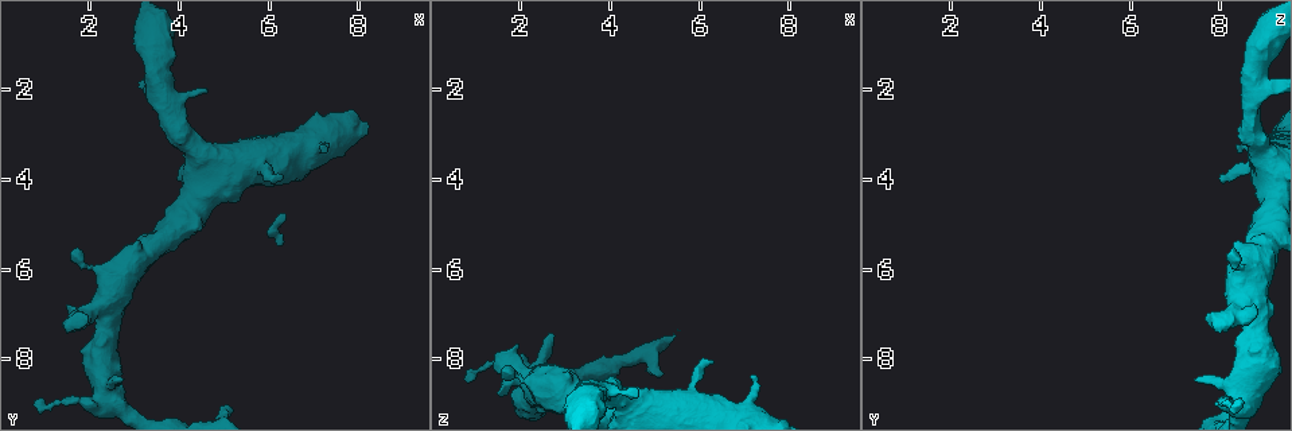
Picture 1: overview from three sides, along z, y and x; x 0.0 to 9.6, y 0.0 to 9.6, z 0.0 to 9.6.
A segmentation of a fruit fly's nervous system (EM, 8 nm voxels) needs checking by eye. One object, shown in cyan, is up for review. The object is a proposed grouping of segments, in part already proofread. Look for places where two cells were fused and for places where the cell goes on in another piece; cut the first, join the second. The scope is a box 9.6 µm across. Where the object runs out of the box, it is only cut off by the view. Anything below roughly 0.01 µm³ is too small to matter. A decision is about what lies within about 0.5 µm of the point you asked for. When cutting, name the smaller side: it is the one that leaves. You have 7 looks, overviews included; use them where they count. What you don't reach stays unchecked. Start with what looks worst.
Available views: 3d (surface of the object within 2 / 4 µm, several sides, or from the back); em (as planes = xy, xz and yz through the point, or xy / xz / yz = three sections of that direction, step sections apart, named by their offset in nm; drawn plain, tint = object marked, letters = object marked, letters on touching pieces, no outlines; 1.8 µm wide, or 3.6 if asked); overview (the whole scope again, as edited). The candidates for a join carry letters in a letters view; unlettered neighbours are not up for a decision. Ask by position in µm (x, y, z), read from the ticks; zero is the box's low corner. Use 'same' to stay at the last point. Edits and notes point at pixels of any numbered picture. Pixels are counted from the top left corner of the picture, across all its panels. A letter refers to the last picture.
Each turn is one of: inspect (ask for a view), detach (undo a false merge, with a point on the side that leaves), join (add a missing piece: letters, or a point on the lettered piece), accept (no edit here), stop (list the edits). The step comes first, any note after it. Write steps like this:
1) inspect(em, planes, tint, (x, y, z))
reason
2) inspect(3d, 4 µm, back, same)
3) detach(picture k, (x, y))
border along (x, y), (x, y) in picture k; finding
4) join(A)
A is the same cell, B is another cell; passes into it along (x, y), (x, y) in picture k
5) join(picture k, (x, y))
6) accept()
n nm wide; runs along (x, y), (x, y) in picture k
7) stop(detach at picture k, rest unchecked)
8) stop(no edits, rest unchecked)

inspect(3d, 2 µm, (0.75, 9.05, 8.45))
an open end

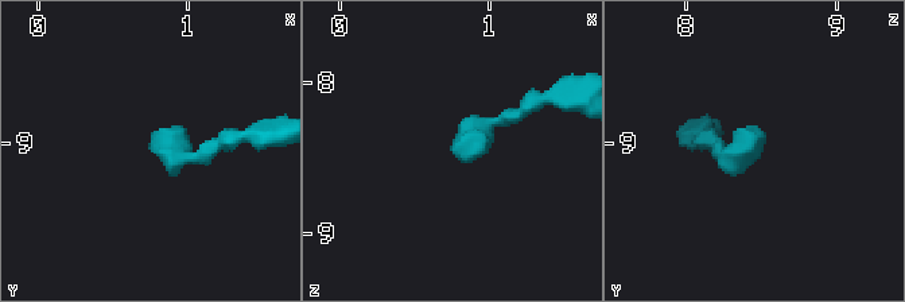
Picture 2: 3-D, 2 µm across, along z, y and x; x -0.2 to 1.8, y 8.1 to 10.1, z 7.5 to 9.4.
inspect(em, yz, step 8, letters, (0.74, 9.02, 8.44))
now the EM

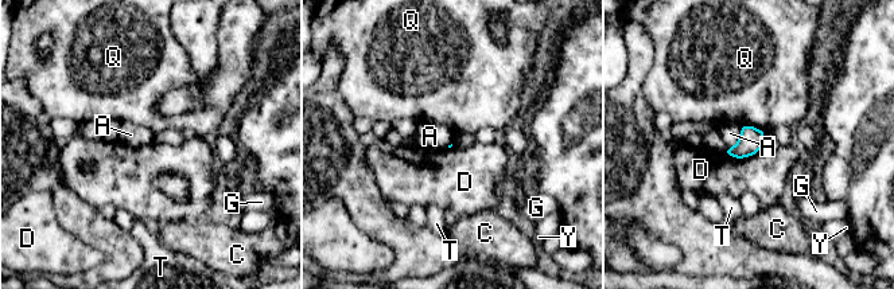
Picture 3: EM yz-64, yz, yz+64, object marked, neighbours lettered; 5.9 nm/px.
inspect(em, planes, letters, same)

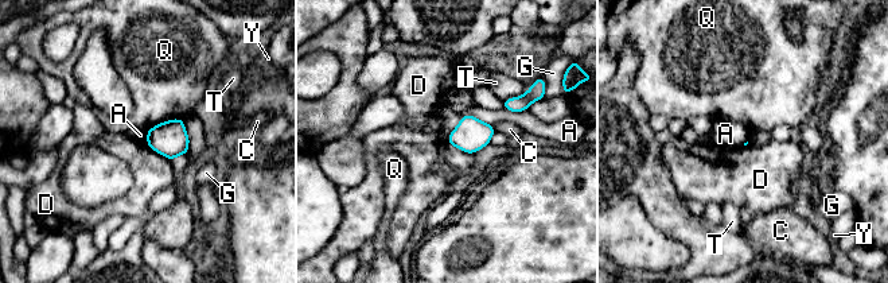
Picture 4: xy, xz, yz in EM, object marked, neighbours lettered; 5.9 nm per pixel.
accept()
A touches over 300 nm; A, C, D, G, Q, T and Y are other cells; border along (493, 124), (464, 115), (446, 140) in picture 4; no lettered piece goes on from it

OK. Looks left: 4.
inspect(em, 3.6 µm, planes, tint, (4.50, 3.45, 8.95))

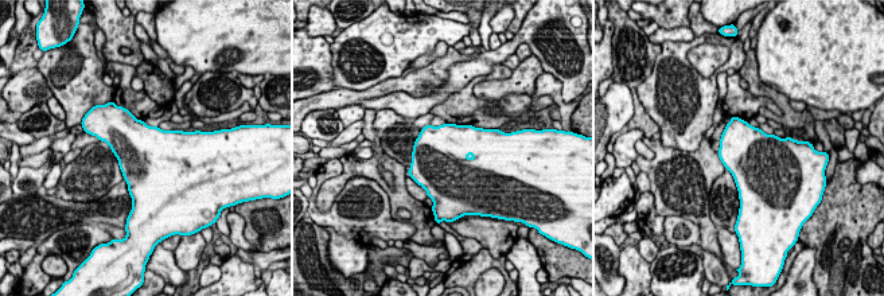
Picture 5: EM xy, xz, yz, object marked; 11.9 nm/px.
inspect(em, 3.6 µm, planes, letters, same)
what lies round it

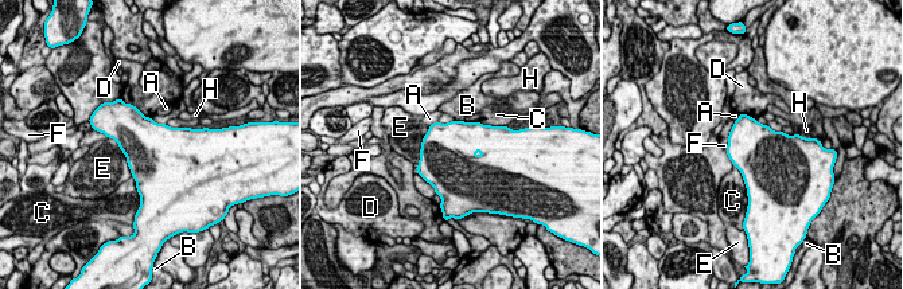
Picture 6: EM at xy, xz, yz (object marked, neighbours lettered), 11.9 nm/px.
accept()
650 nm wide; E touches over 550 nm; A, B, C, D, E, F and H are other cells; continuous, no second cell

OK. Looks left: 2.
inspect(3d, 2 µm, back, (1.45, 6.80, 8.75))
stops while still wide

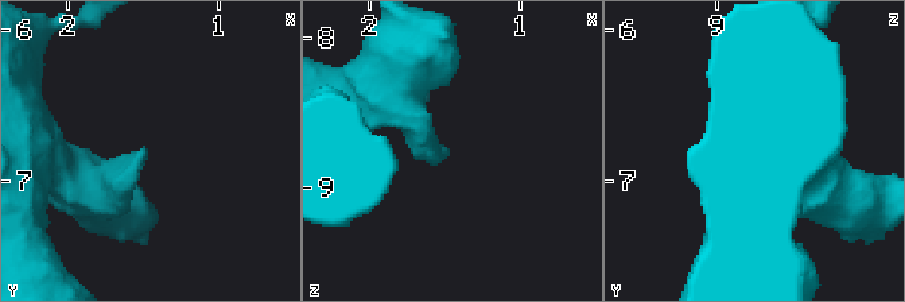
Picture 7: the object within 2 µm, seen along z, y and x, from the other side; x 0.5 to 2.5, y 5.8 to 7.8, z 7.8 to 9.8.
inspect(em, planes, letters, (1.52, 6.78, 8.76))
need the tissue

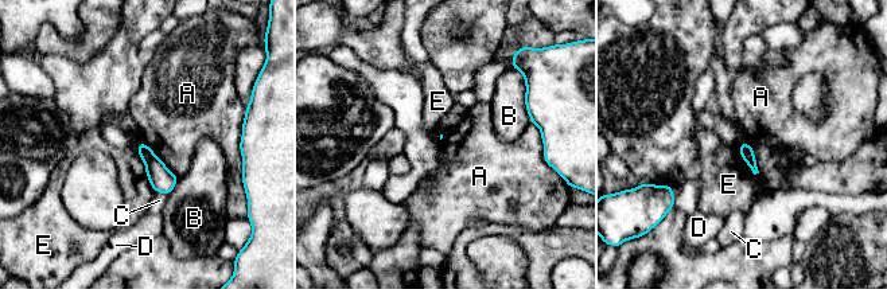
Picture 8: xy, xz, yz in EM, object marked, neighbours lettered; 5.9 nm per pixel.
accept()
A, B, C, D and E are other cells; border along (140, 140), (176, 176) in picture 8; none of them fits

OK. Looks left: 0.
stop(no edits, rest unchecked)

